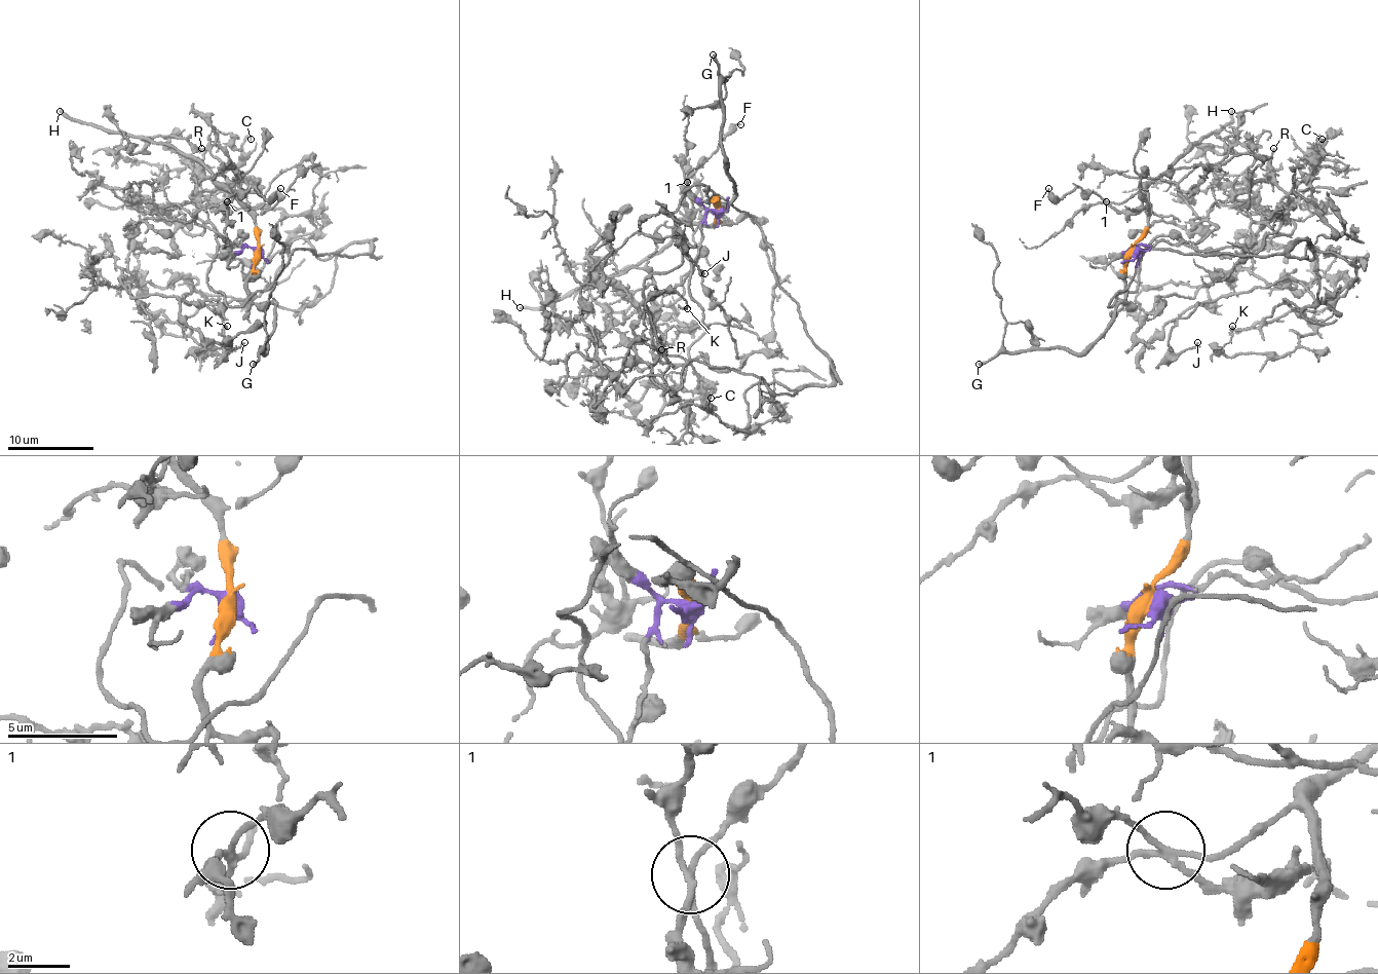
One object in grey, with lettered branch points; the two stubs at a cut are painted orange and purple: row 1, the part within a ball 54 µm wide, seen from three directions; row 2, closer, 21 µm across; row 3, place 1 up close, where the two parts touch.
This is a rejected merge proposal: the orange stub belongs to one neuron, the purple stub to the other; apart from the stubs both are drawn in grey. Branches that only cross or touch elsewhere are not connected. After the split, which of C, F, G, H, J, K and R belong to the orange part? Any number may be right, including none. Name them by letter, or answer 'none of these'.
F, G, H

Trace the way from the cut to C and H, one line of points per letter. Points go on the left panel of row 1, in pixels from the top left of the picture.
C: (258, 250), (240, 241), (229, 250), (242, 248), (193, 213), (231, 191), (244, 140), (251, 140)
H: (258, 250), (256, 219), (197, 161), (164, 144), (111, 133), (80, 120), (70, 120), (59, 111)

